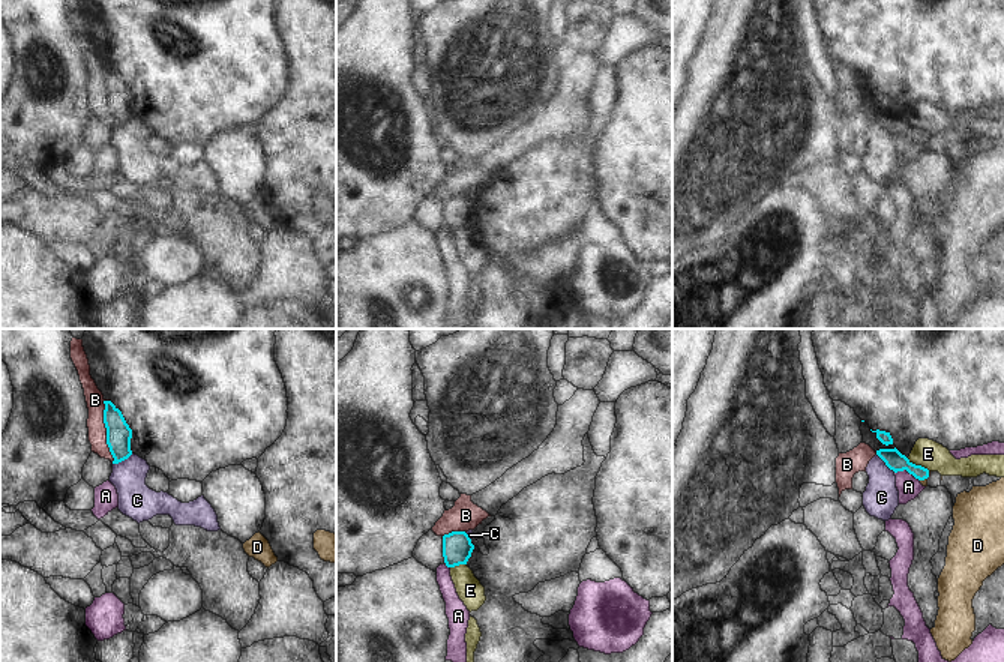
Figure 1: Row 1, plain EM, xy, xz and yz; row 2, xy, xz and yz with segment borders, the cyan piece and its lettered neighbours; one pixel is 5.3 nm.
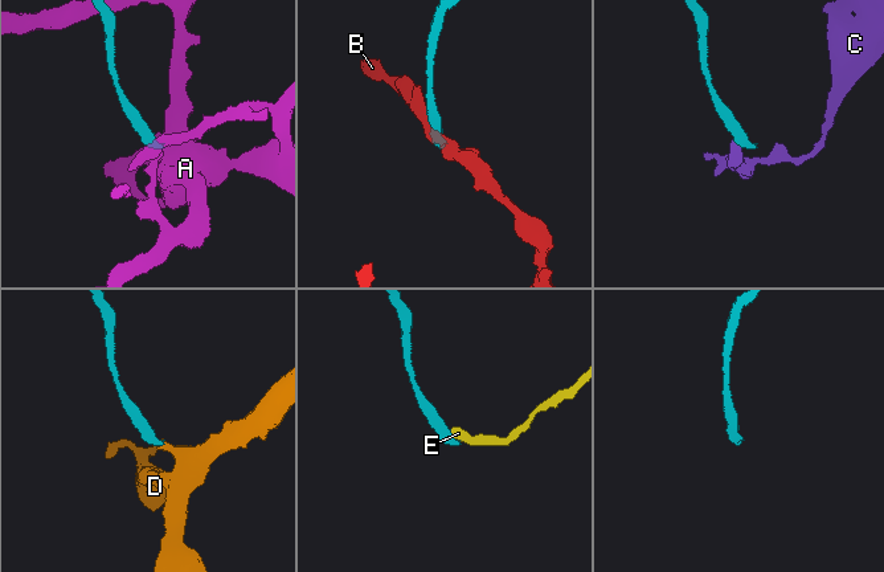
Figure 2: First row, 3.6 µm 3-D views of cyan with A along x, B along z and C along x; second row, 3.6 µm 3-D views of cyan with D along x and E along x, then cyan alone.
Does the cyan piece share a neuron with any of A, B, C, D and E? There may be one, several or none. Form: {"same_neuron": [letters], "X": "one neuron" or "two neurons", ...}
{"same_neuron": ["D"], "A": "two neurons", "B": "two neurons", "C": "two neurons", "D": "one neuron", "E": "two neurons"}

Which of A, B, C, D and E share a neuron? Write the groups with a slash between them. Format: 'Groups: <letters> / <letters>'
Groups: A / B / C / D / E.

